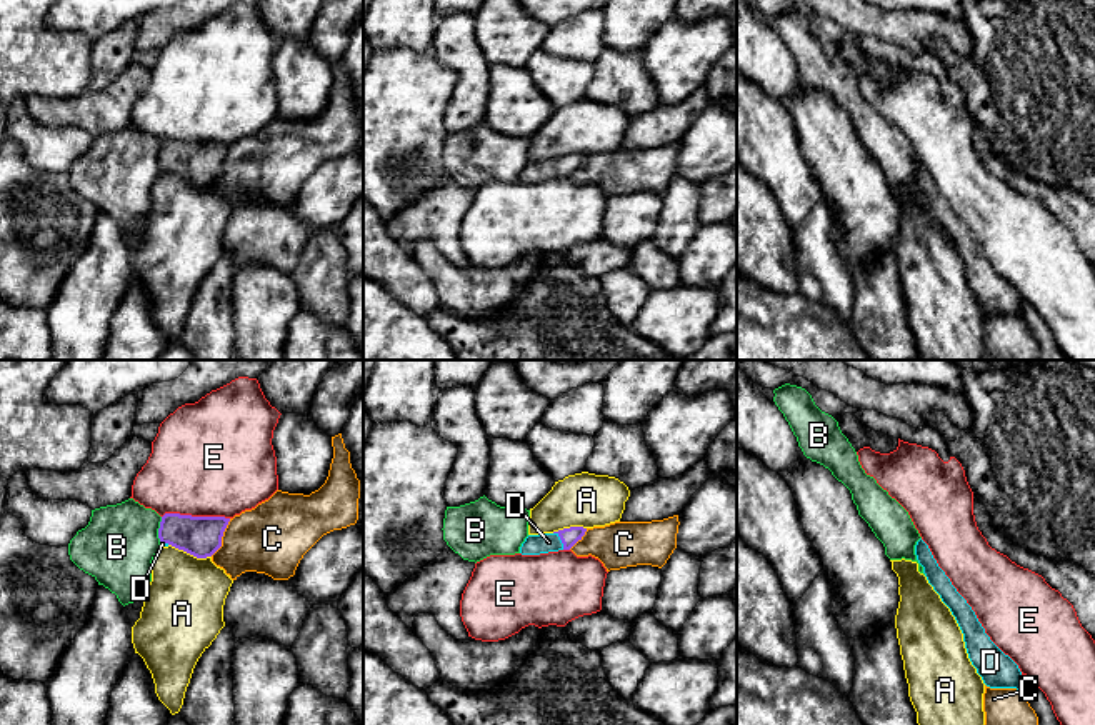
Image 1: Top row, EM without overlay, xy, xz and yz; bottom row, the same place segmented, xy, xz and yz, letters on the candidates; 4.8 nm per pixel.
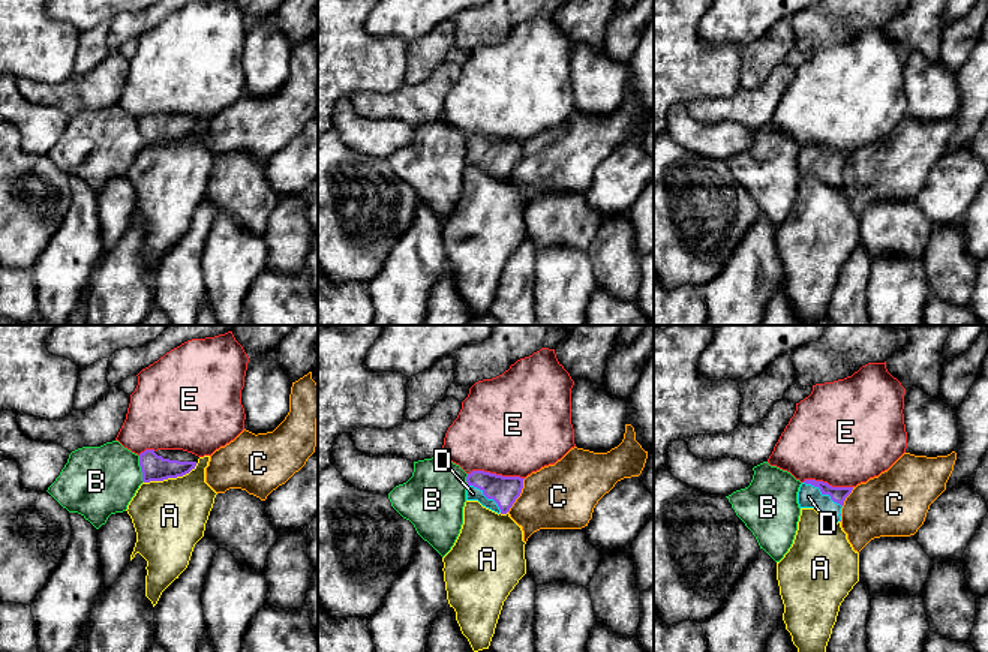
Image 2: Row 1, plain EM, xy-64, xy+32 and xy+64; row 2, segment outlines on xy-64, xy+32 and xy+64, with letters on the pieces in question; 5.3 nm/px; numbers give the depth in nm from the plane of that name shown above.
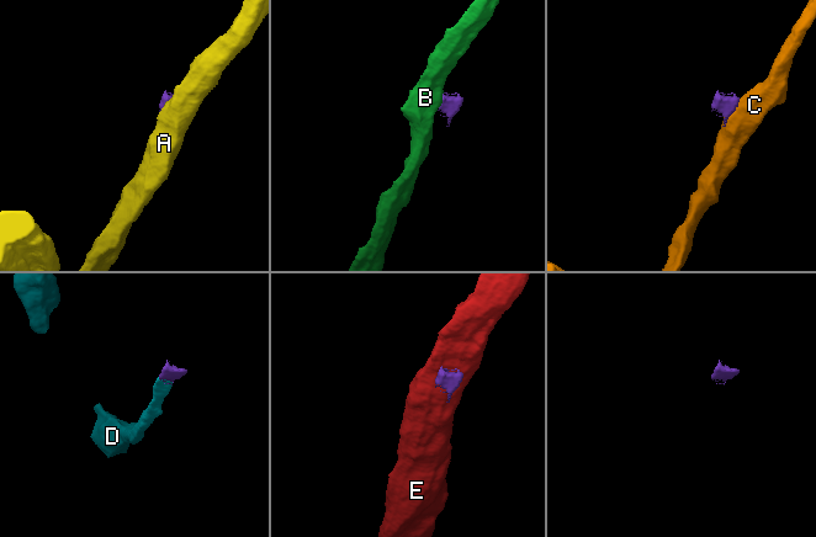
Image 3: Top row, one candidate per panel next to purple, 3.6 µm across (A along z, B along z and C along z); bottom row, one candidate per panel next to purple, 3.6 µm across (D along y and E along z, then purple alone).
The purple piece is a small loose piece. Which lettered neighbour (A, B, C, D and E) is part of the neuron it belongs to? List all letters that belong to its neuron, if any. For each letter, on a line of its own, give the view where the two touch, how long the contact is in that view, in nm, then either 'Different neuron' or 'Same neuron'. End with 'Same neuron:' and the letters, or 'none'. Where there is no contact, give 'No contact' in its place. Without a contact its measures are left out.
A: Touches purple in xy. Shared border 220 nm. Different neuron
B: Touches purple in xy. Shared border 140 nm. Different neuron
C: Touches purple in xy. Shared border 200 nm. Different neuron
D: Touches purple in xz. Shared border 100 nm. Same neuron
E: Touches purple in xy. Shared border 320 nm. Different neuron
Same neuron: D

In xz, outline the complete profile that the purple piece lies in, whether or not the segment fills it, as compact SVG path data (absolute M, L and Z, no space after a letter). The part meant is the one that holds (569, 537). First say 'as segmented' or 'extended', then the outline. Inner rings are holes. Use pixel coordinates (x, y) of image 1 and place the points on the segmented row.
extended; M570 527L553 533L528 535L520 547L522 555L540 555L558 550L570 550L582 537L587 528Z

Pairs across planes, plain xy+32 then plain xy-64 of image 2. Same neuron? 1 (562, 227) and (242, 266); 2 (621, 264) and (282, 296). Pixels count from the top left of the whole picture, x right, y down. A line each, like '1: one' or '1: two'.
1: two
2: two

